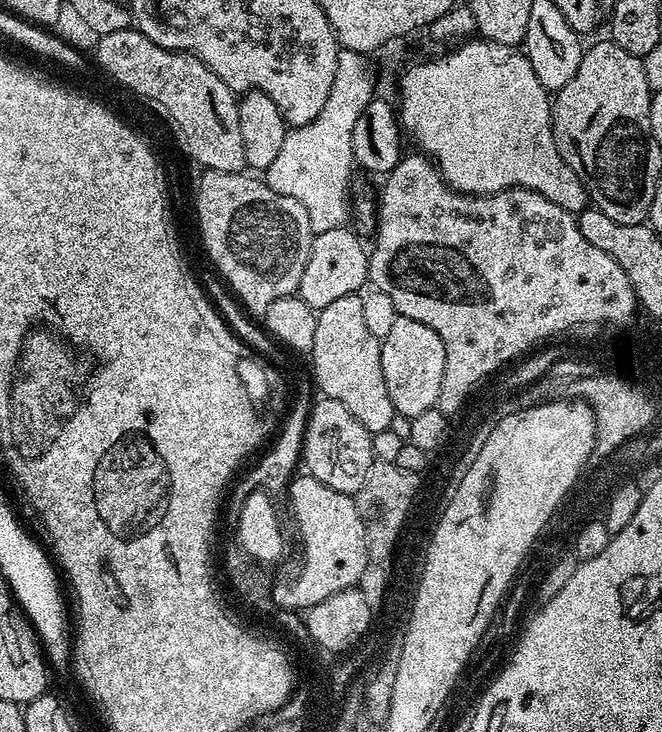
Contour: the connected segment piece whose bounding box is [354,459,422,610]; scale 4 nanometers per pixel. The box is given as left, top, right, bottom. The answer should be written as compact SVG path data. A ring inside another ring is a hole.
M373 459L370 470L366 470L362 490L358 490L355 494L356 509L362 518L368 547L368 565L358 587L362 594L366 594L366 602L370 602L373 610L380 608L380 603L388 592L388 579L392 576L392 555L396 552L400 531L408 520L408 511L411 510L412 503L420 492L420 479L421 473L402 470L402 466L396 463Z

